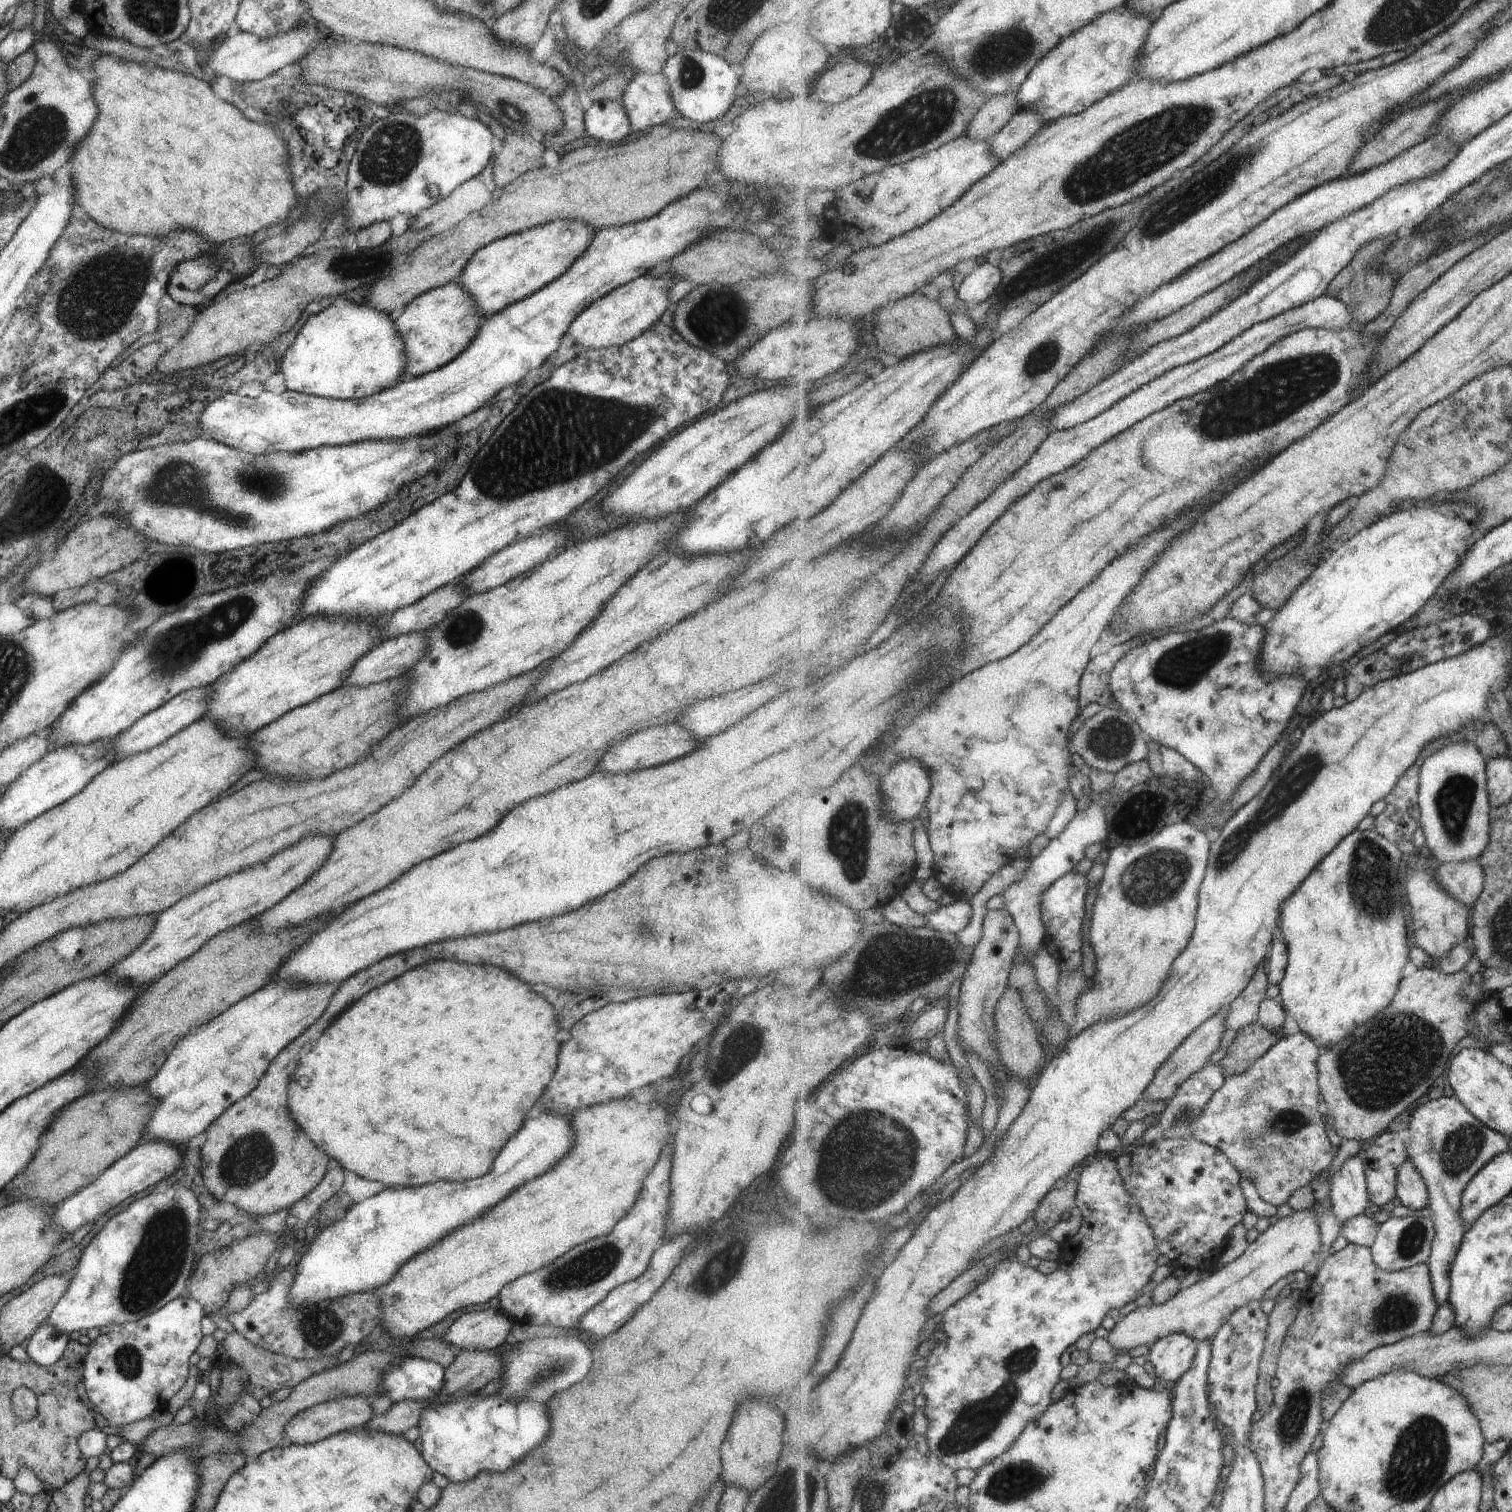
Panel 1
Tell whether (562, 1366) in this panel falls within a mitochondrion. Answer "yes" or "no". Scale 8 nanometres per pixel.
yes

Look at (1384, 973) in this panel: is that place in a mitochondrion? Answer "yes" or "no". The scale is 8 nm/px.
no

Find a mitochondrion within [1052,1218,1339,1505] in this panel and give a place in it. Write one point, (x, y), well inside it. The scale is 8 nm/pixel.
(1292, 1422)

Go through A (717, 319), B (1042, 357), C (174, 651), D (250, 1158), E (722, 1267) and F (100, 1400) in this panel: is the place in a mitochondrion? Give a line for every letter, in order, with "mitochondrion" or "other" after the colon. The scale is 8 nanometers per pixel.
A: mitochondrion
B: mitochondrion
C: mitochondrion
D: mitochondrion
E: mitochondrion
F: other

